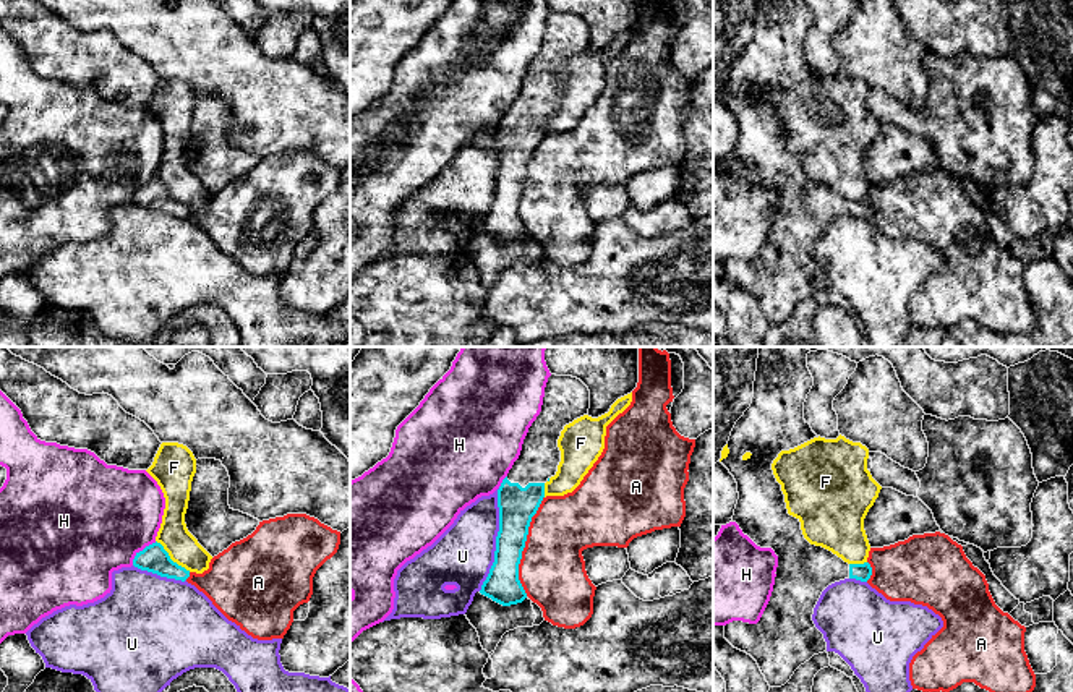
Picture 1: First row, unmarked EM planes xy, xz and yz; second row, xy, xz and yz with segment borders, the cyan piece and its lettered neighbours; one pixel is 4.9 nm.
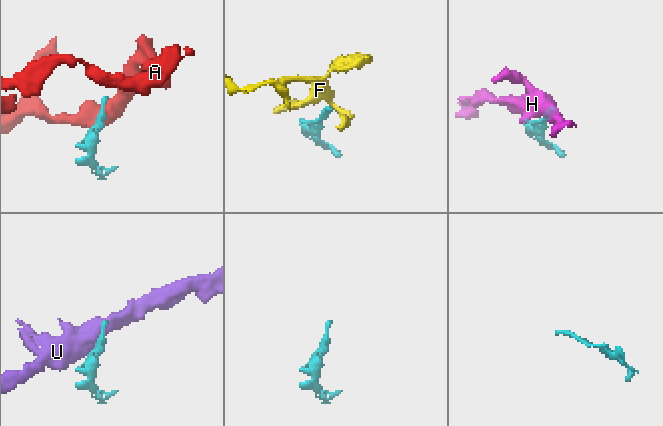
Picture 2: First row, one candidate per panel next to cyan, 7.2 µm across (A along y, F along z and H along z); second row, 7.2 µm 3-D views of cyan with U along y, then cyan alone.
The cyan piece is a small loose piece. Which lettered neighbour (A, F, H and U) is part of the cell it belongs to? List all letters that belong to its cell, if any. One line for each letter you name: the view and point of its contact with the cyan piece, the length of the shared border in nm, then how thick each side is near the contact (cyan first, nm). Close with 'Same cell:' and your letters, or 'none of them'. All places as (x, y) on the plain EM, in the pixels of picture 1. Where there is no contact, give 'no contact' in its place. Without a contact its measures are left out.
Same cell: none of them

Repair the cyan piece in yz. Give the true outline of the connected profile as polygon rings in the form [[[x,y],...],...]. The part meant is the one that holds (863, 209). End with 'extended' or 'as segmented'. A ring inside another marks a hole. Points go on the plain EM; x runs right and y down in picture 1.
[[[757,0],[752,41],[736,58],[729,91],[721,97],[739,130],[731,159],[778,193],[773,229],[760,258],[725,263],[725,276],[757,298],[770,324],[784,323],[801,301],[827,288],[823,271],[812,258],[822,229],[844,216],[867,219],[872,212],[869,199],[848,201],[804,175],[772,107],[781,88],[819,75],[804,57],[812,23],[807,0]]] | extended

